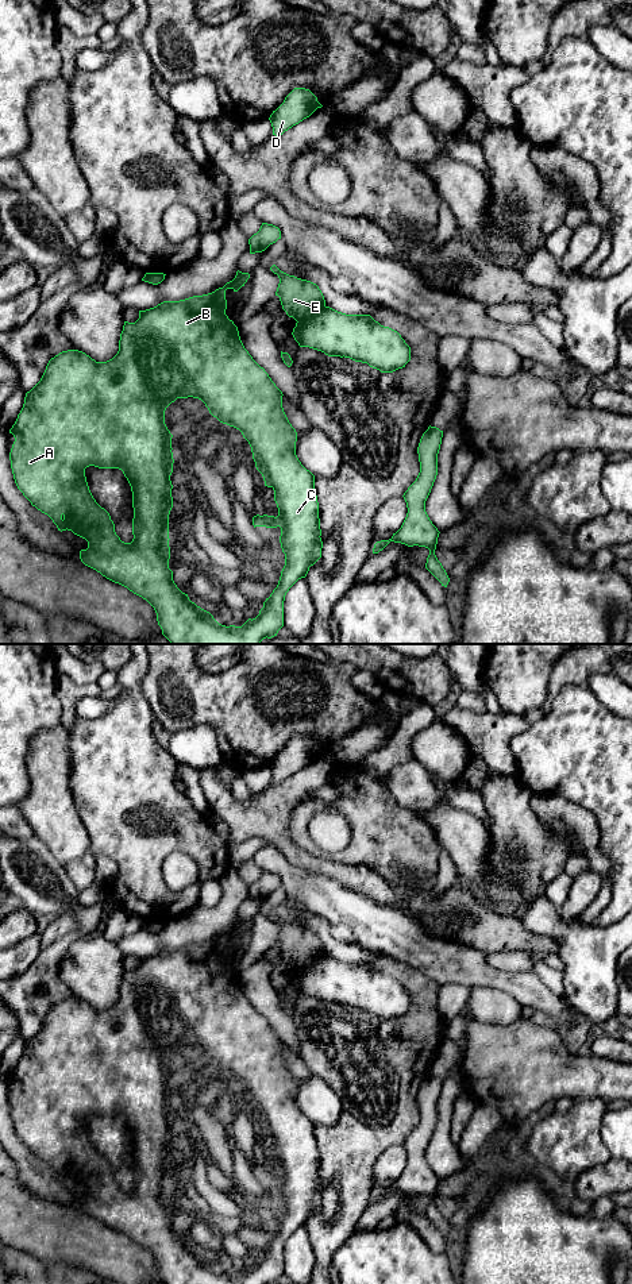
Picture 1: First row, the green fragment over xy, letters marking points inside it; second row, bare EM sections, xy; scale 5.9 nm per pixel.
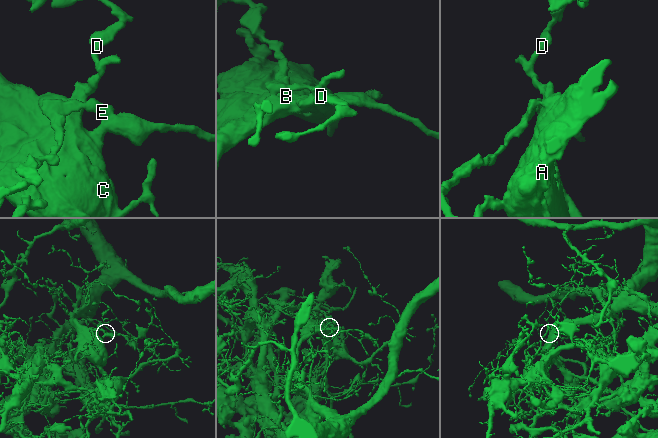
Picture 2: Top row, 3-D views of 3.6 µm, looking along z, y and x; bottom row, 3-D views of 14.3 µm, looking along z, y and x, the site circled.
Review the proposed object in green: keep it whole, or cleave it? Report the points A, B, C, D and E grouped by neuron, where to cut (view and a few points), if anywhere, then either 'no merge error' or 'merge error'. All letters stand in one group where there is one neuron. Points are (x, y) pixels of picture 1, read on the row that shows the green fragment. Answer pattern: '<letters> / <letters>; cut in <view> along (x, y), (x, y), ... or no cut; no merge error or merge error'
A B C D / E; cut in xy along (324, 305), (297, 322); merge error

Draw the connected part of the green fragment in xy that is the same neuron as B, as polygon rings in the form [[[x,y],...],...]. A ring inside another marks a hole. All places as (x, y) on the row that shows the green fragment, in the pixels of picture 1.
[[[238,270],[232,281],[212,293],[180,301],[163,301],[154,308],[139,311],[135,323],[124,321],[119,351],[107,362],[96,362],[78,350],[59,352],[49,360],[41,381],[26,393],[23,408],[9,429],[15,437],[9,460],[18,489],[32,506],[53,520],[58,531],[72,531],[88,541],[88,548],[80,551],[80,559],[85,566],[127,587],[154,608],[162,635],[170,644],[261,644],[263,639],[277,636],[284,626],[286,593],[298,579],[305,578],[309,567],[321,558],[323,541],[315,475],[296,455],[297,432],[284,412],[284,394],[244,348],[238,327],[226,315],[226,290],[238,292],[248,278],[248,273]],[[188,397],[201,400],[220,423],[242,432],[251,447],[255,467],[262,474],[265,486],[274,490],[278,516],[257,514],[253,517],[253,525],[281,528],[280,543],[285,554],[285,566],[277,587],[263,602],[259,614],[253,620],[248,618],[242,626],[219,624],[209,612],[197,606],[177,587],[173,571],[169,568],[169,514],[173,508],[170,475],[174,459],[173,435],[165,424],[165,410],[177,398]],[[89,466],[119,469],[127,478],[134,508],[131,543],[120,540],[109,513],[93,498],[85,477],[85,469]]]

